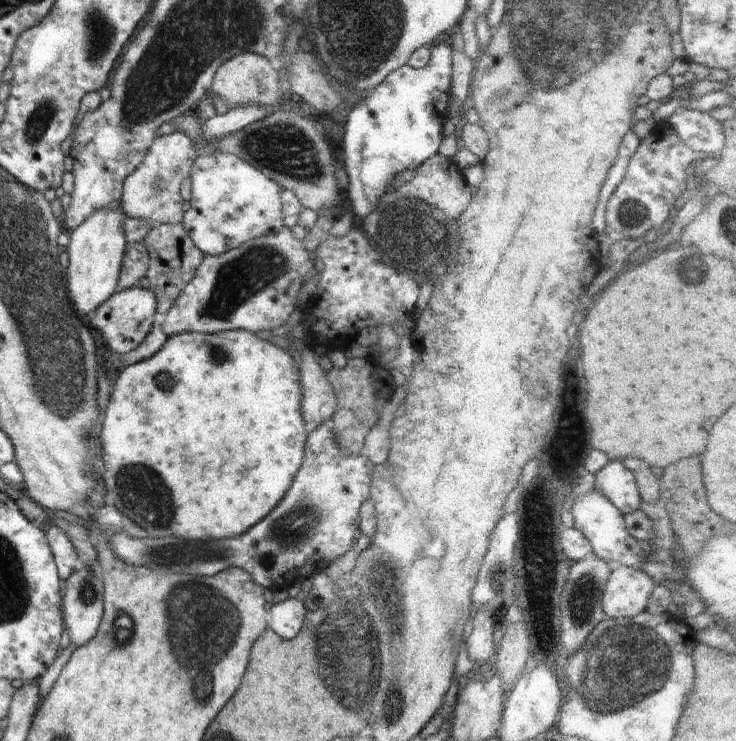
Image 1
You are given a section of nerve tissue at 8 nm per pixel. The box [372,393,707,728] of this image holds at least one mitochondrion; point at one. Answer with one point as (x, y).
(624, 666)

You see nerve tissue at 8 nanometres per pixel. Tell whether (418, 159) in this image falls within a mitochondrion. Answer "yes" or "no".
no

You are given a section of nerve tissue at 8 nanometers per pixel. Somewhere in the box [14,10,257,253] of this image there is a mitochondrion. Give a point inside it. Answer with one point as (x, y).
(38, 119)

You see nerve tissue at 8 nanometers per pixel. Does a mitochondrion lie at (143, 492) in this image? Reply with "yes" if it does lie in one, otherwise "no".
yes

